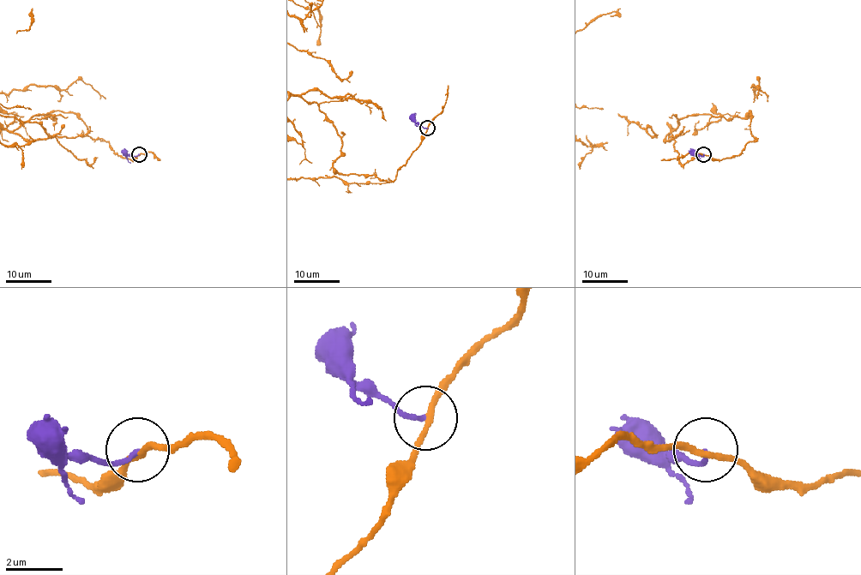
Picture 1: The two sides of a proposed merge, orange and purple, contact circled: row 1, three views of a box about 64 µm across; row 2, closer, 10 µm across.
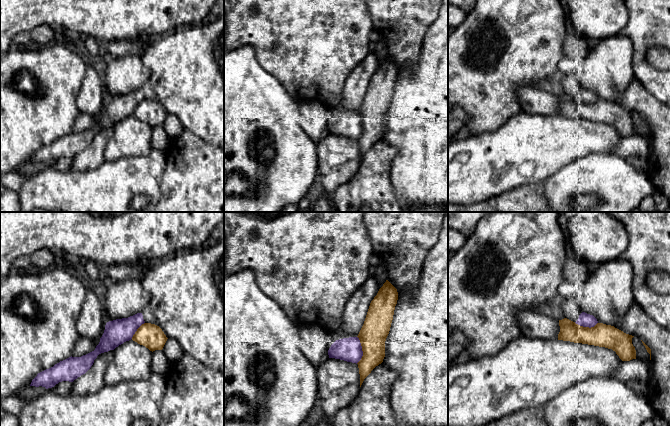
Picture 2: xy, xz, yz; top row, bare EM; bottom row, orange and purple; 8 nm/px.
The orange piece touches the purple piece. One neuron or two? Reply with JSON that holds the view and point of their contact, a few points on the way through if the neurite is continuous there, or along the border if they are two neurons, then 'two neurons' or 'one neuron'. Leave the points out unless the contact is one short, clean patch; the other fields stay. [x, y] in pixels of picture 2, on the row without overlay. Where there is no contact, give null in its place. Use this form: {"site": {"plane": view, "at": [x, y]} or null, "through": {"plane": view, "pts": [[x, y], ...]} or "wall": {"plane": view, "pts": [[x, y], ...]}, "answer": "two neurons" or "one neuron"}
{"site": {"plane": "xz", "at": [362, 126]}, "answer": "two neurons"}

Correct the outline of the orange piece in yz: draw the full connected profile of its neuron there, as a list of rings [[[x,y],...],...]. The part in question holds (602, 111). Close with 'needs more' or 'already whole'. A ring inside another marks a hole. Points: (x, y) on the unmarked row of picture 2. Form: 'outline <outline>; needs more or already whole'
outline [[[567,94],[559,96],[559,102],[558,116],[612,125],[622,137],[636,135],[636,126],[632,120],[634,112],[614,102],[597,99],[591,104],[583,103]]]; already whole

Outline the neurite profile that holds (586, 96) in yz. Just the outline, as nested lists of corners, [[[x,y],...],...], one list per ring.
[[[580,73],[563,75],[562,87],[565,93],[583,103],[594,103],[598,97],[590,90],[585,89],[580,81]]]

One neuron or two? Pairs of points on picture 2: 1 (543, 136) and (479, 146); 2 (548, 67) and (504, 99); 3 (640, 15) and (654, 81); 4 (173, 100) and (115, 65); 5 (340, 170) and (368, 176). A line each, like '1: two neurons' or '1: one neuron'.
1: one neuron
2: one neuron
3: one neuron
4: two neurons
5: two neurons

